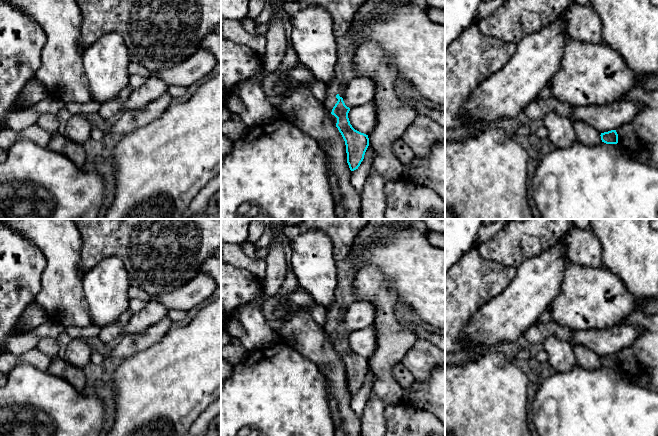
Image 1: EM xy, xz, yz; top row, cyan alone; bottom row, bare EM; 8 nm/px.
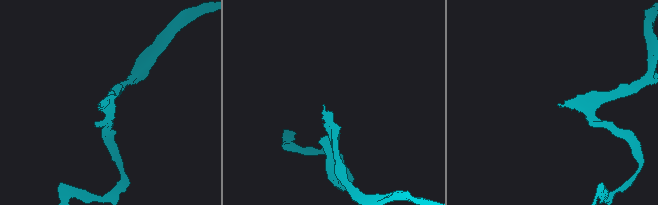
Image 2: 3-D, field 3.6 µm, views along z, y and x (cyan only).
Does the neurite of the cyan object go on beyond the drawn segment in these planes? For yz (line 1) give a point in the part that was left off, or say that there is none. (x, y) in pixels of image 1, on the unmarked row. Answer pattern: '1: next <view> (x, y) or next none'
1: next none

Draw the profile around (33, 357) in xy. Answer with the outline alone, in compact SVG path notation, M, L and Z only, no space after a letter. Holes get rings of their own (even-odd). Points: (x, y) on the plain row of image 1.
M36 348L22 355L14 355L9 352L4 352L0 355L0 371L6 376L19 363L26 363L41 371L47 371L51 363L51 358L41 353Z

